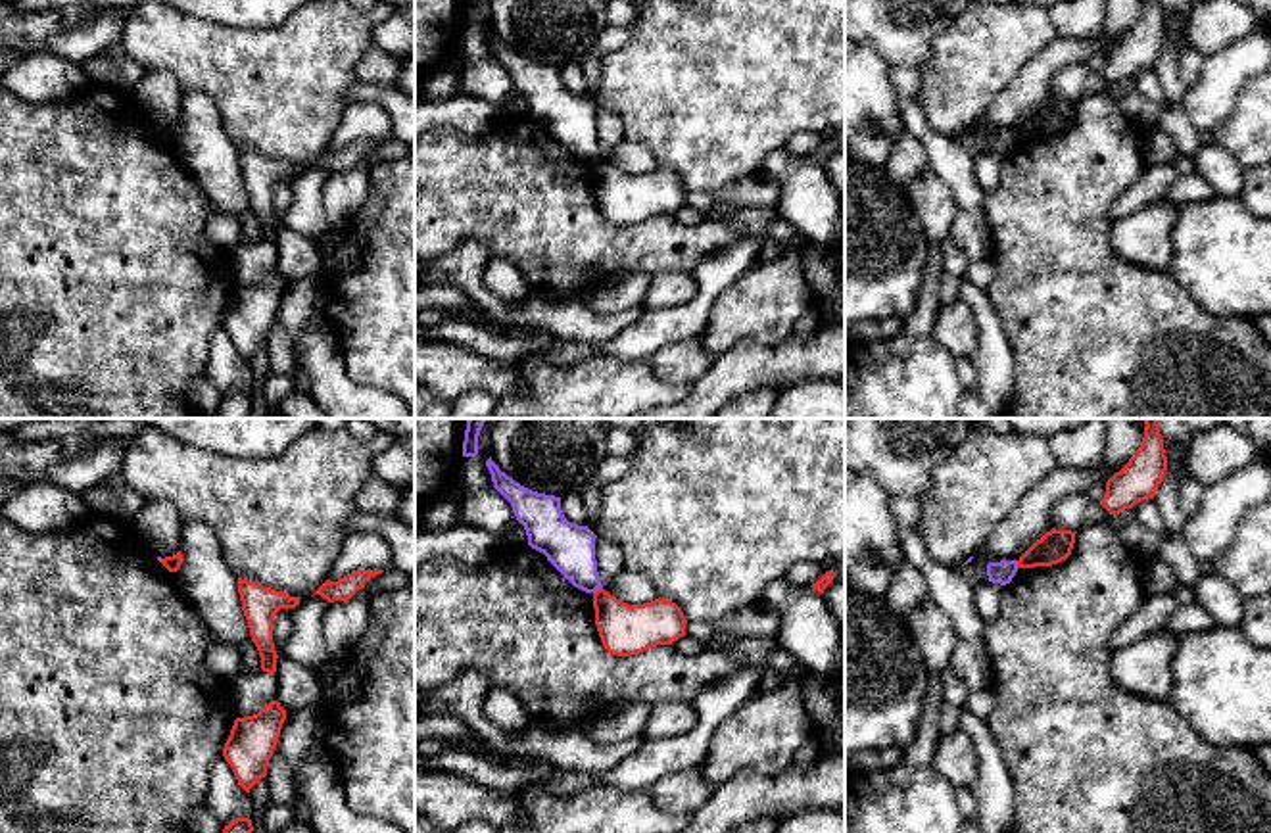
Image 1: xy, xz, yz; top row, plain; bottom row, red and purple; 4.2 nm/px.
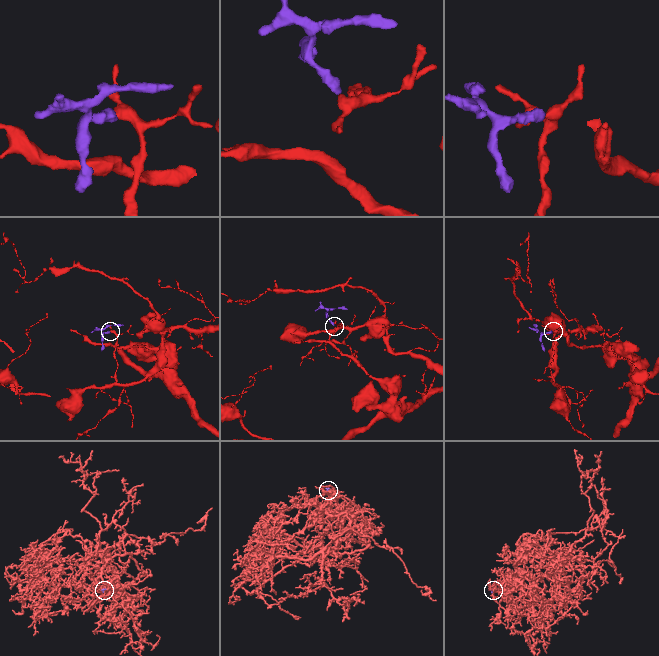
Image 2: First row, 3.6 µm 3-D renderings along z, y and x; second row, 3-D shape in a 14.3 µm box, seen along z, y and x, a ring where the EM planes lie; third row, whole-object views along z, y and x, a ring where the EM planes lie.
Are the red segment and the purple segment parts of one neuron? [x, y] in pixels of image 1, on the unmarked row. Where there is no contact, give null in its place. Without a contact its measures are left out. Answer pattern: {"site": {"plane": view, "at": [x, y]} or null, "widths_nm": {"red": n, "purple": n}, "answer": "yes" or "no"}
{"site": {"plane": "xz", "at": [598, 160]}, "widths_nm": {"red": 220, "purple": 200}, "answer": "no"}

